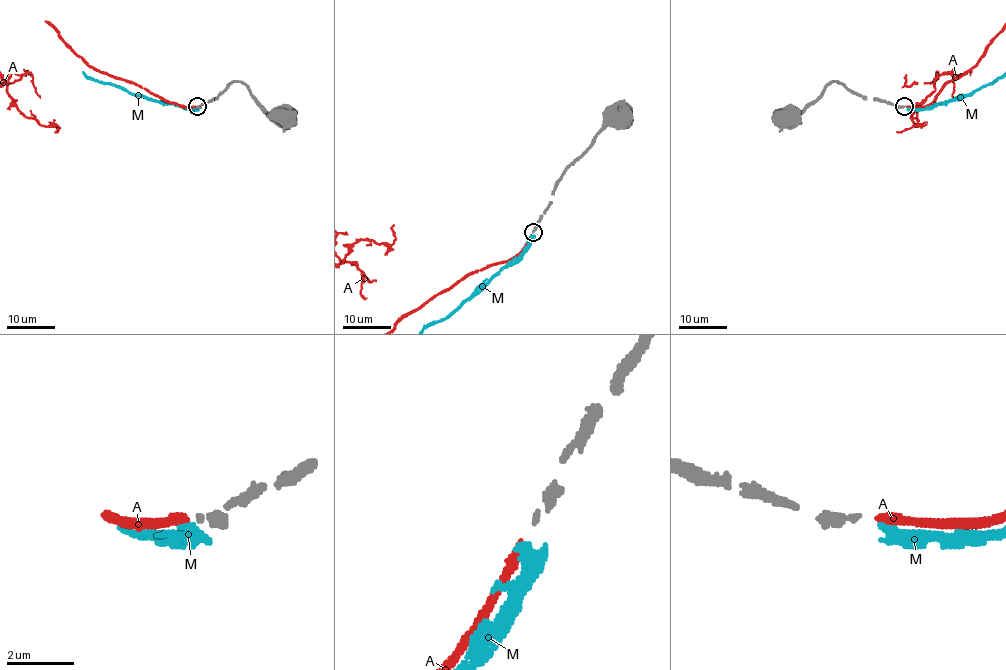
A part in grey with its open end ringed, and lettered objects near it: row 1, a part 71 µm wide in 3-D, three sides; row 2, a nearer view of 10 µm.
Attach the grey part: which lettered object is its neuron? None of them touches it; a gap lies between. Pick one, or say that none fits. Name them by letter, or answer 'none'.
A

